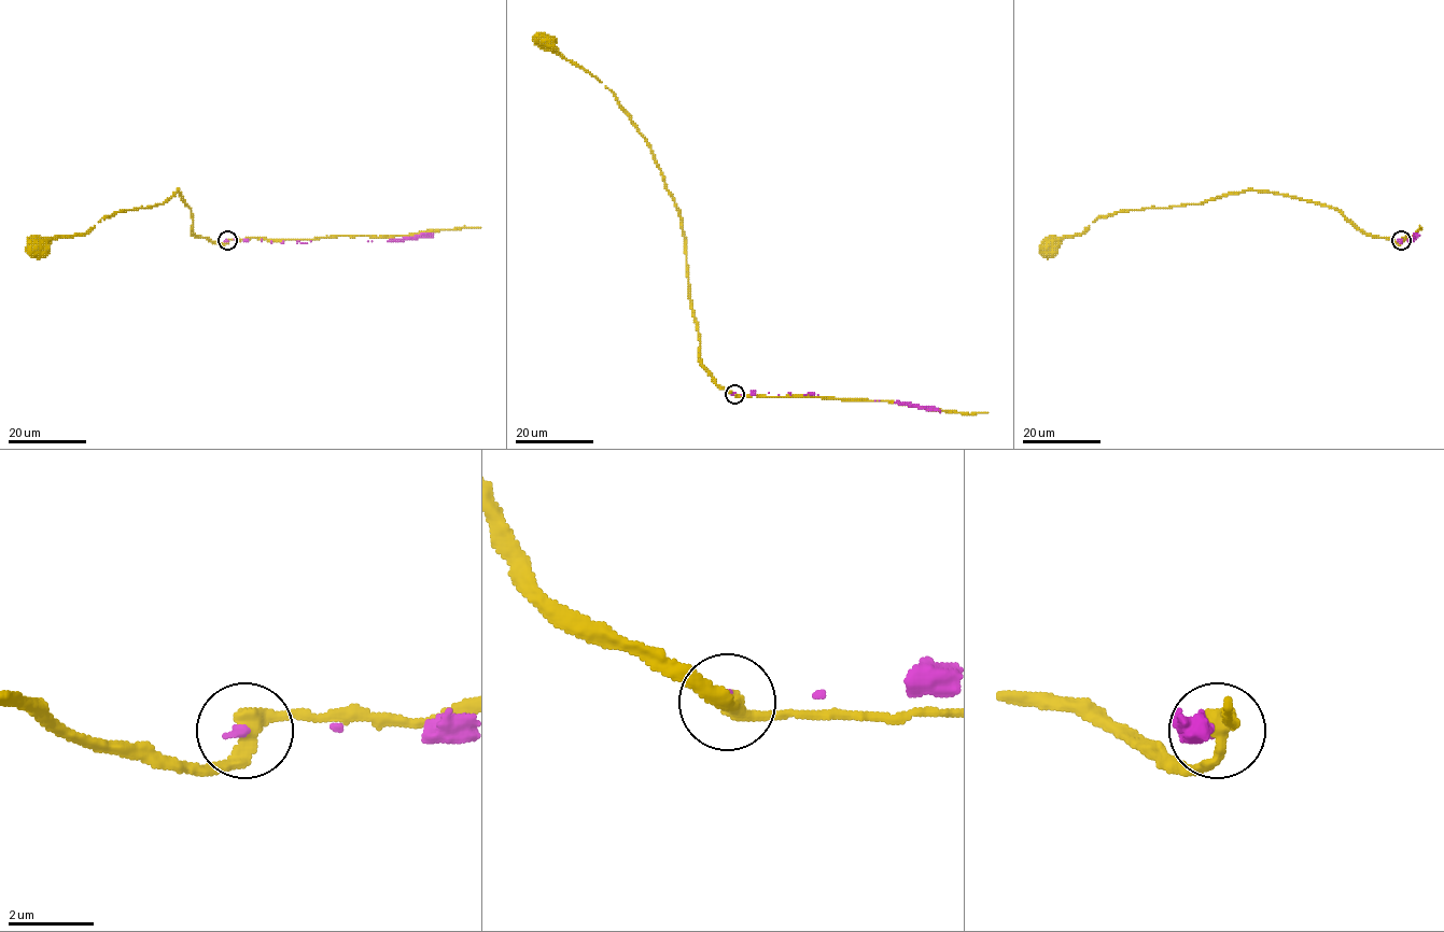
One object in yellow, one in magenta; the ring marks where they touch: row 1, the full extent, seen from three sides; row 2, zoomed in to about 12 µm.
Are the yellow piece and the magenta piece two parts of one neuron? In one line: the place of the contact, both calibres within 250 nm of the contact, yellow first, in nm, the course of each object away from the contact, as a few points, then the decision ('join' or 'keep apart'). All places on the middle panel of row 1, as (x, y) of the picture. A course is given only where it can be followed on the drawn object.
at (734, 394); 360 nm thick on the yellow side, 120 nm on the other; yellow runs (733, 394), (716, 383), (700, 358), (682, 221), (650, 145), (613, 92), (562, 57), (548, 42); magenta runs (733, 394), (789, 392), (874, 400), (803, 394); keep apart

